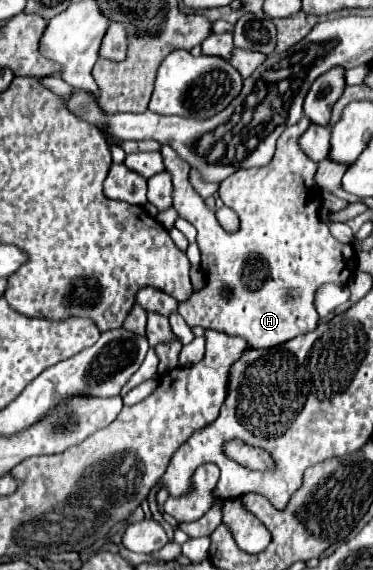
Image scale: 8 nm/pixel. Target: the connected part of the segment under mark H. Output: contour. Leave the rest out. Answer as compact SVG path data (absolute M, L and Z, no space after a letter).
M302 116L302 120L300 120L298 124L286 128L286 130L282 132L282 136L278 138L274 160L272 160L266 168L238 170L238 172L234 172L232 176L228 176L226 180L220 182L220 198L222 198L222 202L224 202L228 208L232 208L232 210L238 214L238 218L240 218L240 228L238 228L238 232L232 232L232 234L226 232L224 228L220 228L220 224L215 216L215 211L209 209L206 204L204 204L204 199L202 199L190 184L189 172L191 167L188 166L188 162L182 160L170 146L162 146L162 148L160 148L164 166L166 166L166 170L170 172L172 177L173 207L177 211L178 216L182 216L184 220L188 220L188 222L198 230L198 248L200 248L200 254L202 254L202 264L200 264L200 266L202 266L202 270L204 270L204 274L206 274L206 280L208 280L204 290L200 290L198 294L192 294L190 300L186 300L186 302L182 302L182 304L178 306L178 313L186 320L186 324L190 324L190 326L202 326L202 328L206 328L206 330L218 330L218 332L224 332L224 334L230 334L230 336L246 336L246 340L250 340L250 346L252 346L252 348L274 348L274 346L280 346L280 344L284 344L284 342L300 336L300 334L308 334L308 332L312 332L312 330L318 326L318 314L316 314L316 308L314 308L314 292L316 292L322 284L326 284L326 282L348 282L348 278L352 276L352 272L354 272L354 250L352 250L350 244L340 244L340 242L330 234L328 226L320 220L322 194L320 194L318 184L314 182L316 162L310 160L310 158L304 154L304 150L300 148L300 144L298 144L302 132L306 132L310 124L312 124L312 120L310 120L308 116Z

